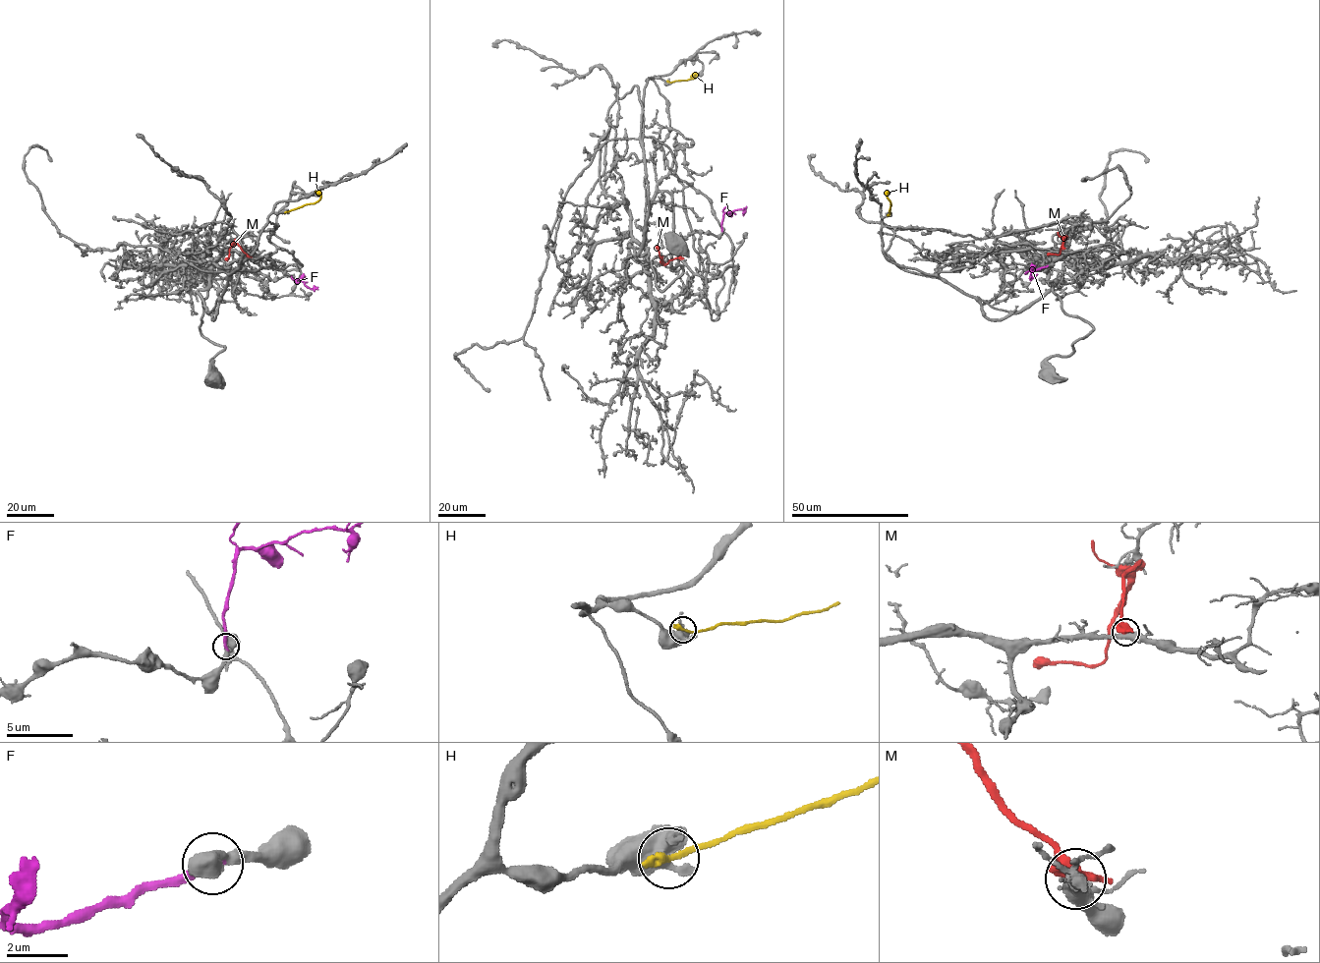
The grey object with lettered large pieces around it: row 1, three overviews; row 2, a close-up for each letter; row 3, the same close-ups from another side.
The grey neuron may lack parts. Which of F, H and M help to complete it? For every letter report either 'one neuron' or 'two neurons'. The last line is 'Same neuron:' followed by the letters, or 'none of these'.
F: one neuron
H: two neurons
M: two neurons
Same neuron: F

